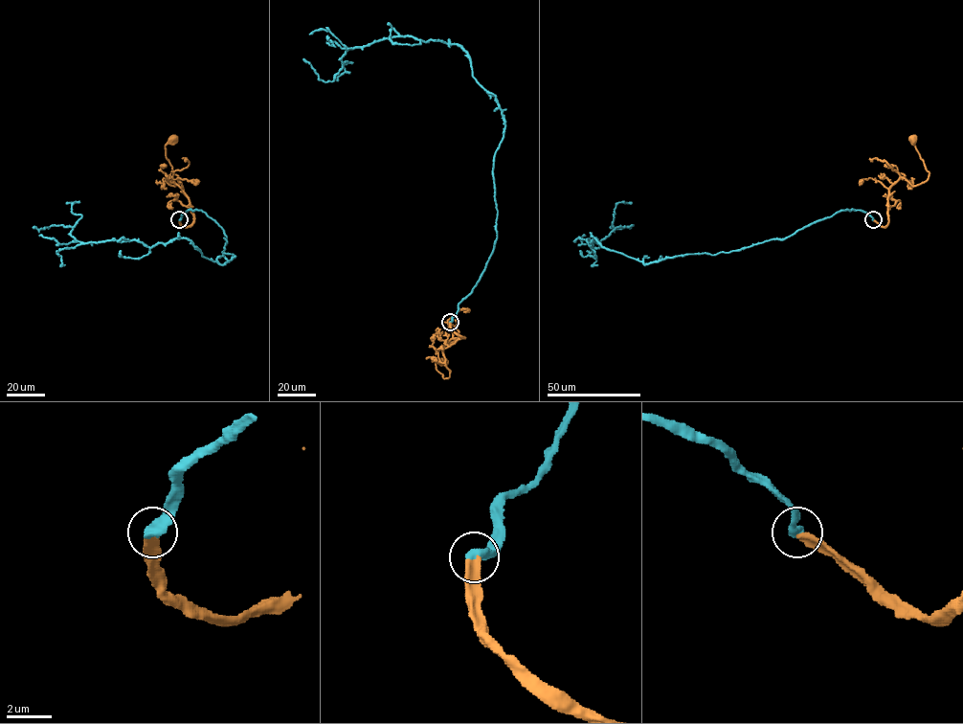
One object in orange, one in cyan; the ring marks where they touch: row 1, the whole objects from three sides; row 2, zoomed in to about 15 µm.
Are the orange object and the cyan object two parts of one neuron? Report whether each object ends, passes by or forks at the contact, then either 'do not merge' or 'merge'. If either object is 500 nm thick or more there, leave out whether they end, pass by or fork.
merge

